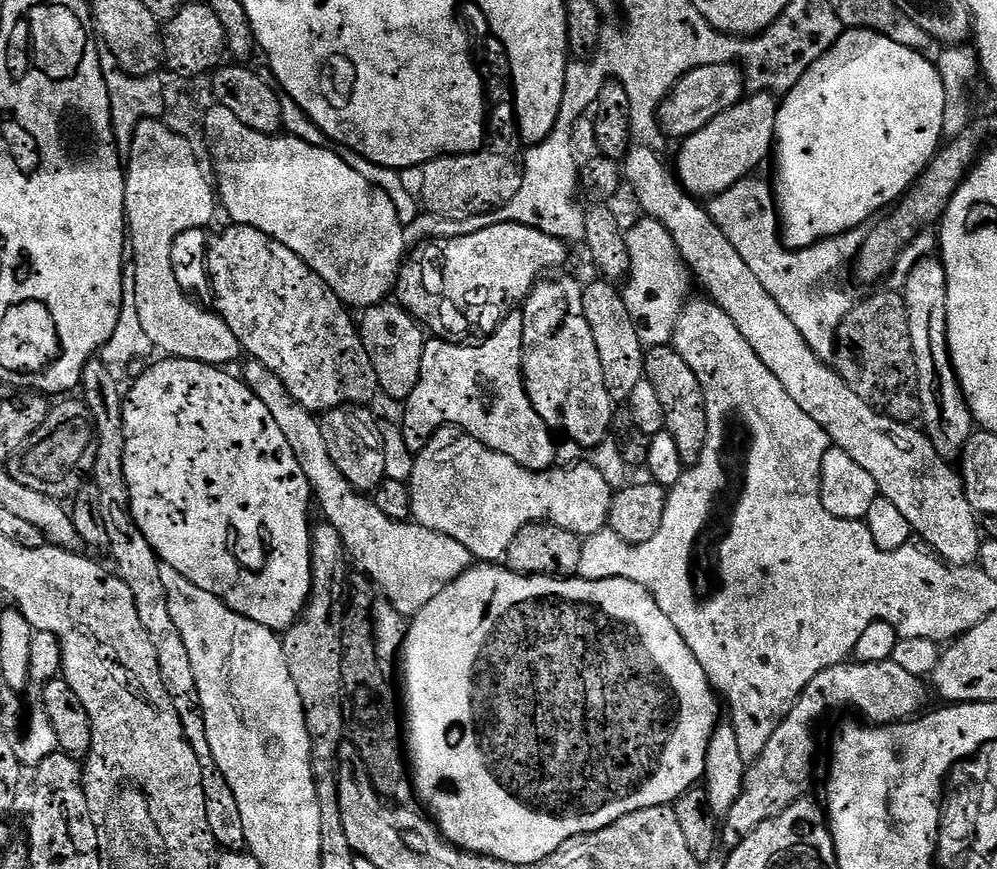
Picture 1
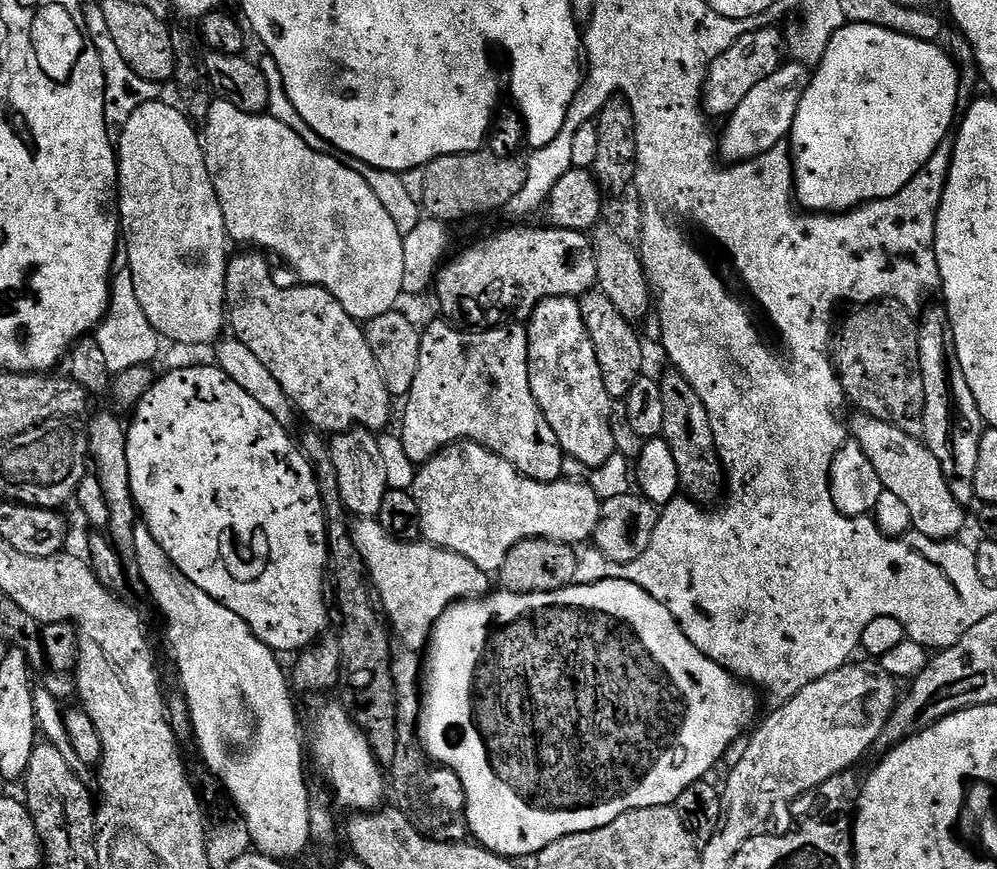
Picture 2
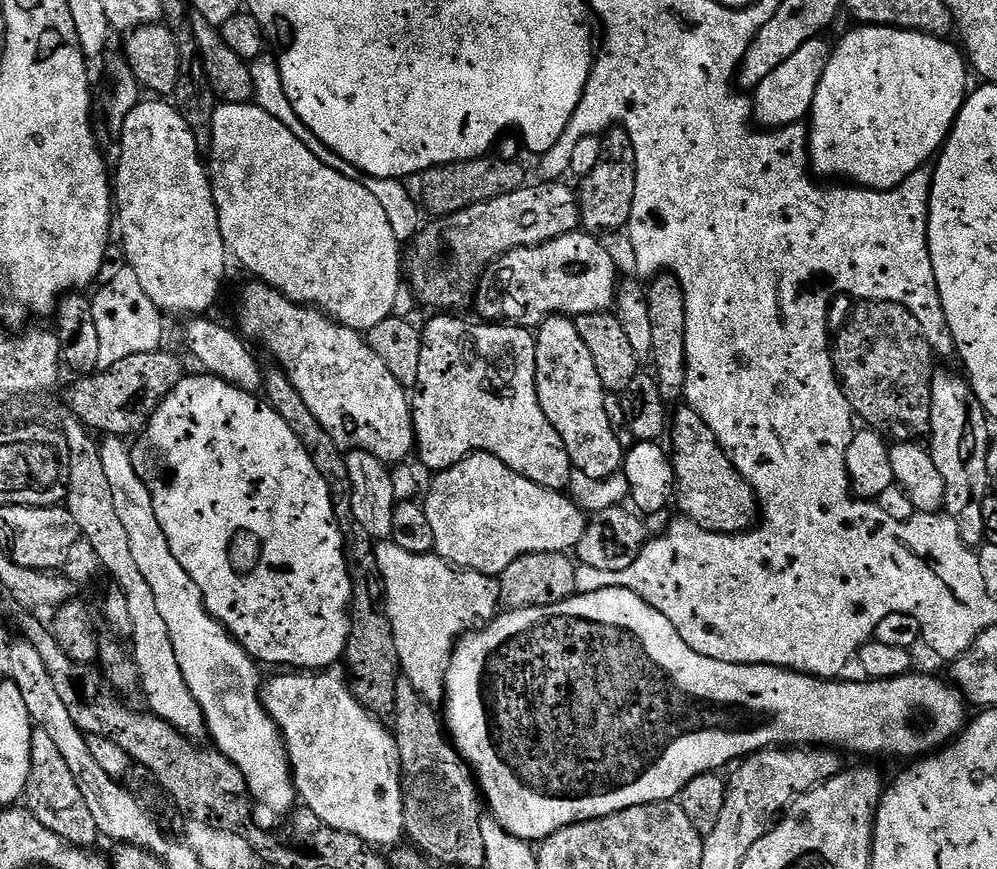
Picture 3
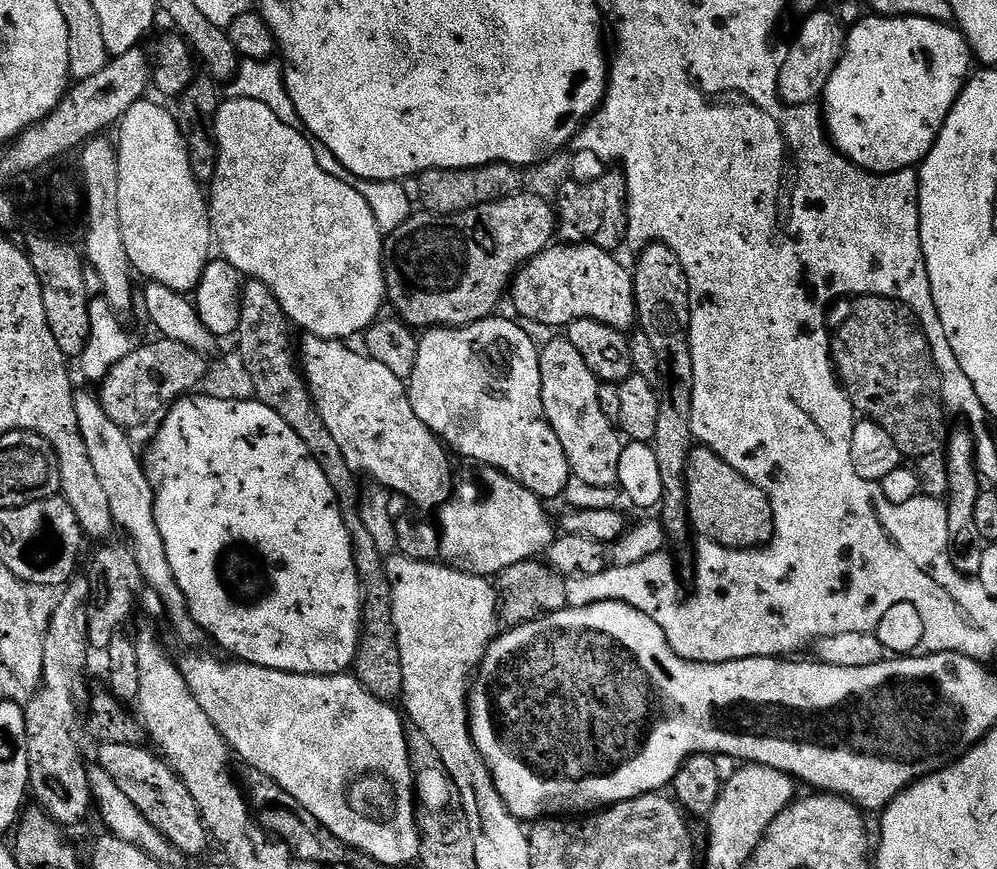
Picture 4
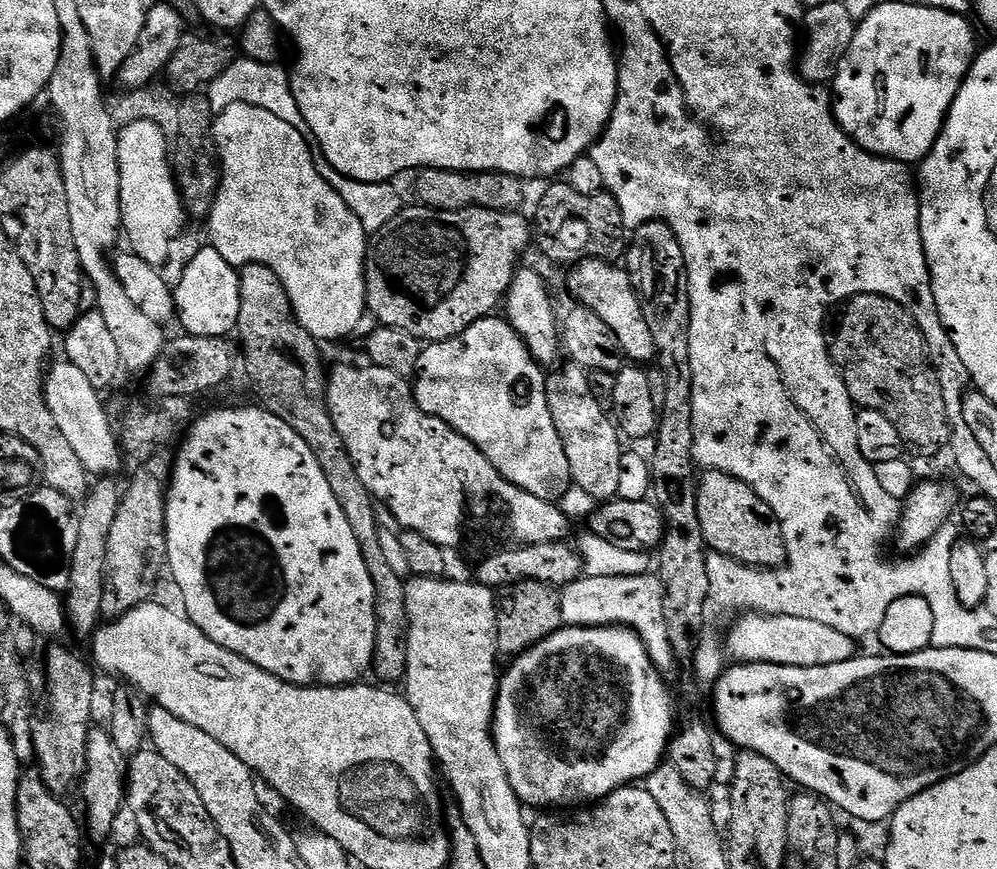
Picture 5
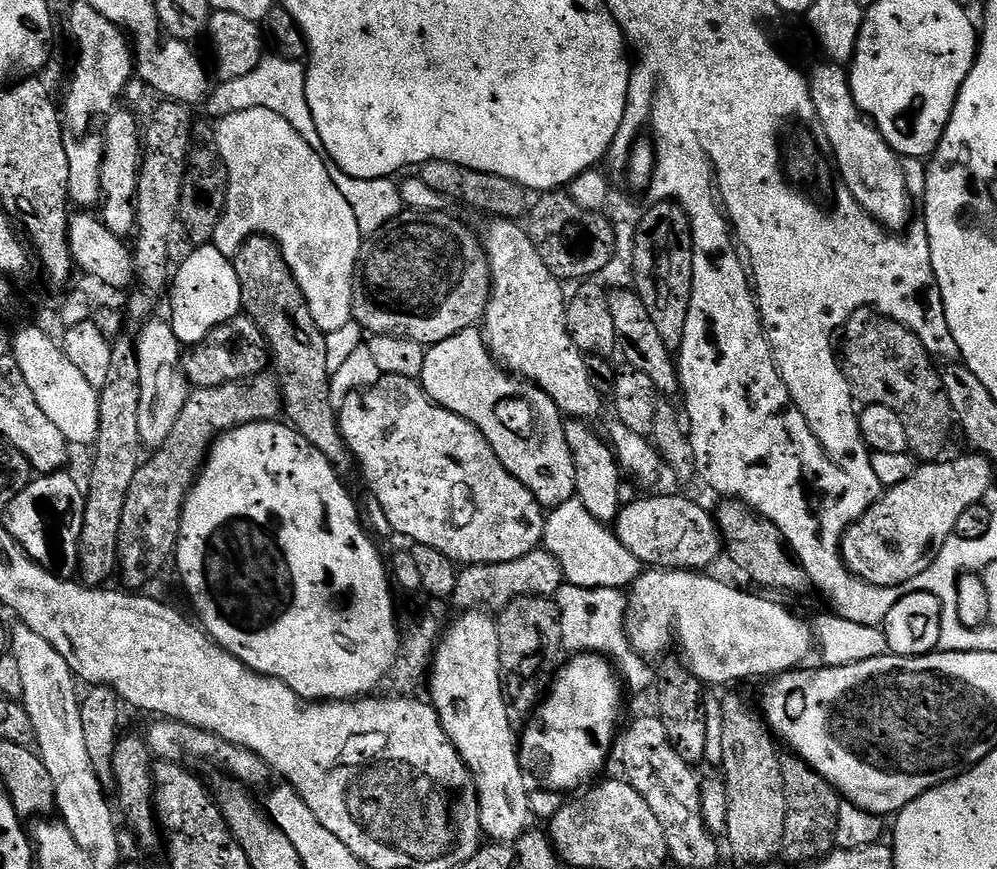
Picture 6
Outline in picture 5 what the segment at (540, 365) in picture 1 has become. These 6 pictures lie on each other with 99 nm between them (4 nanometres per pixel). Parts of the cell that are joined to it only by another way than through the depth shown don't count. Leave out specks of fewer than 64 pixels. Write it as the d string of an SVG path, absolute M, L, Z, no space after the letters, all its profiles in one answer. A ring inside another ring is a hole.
M568 362L565 365L565 368L557 367L557 372L547 377L548 405L558 438L562 438L562 446L566 450L566 462L570 462L572 483L586 490L586 494L598 502L617 499L618 478L621 477L621 433L613 417L604 412L594 399L594 394L590 394L588 372L579 364Z

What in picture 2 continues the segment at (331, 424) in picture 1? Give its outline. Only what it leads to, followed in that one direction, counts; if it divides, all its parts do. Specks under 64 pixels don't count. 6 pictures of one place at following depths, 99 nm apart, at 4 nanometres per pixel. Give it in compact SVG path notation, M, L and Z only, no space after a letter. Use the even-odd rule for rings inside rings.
M362 427L350 428L335 433L329 439L329 452L334 470L338 476L339 493L342 494L344 507L357 519L375 519L379 517L382 500L388 492L387 469L381 455L378 436Z

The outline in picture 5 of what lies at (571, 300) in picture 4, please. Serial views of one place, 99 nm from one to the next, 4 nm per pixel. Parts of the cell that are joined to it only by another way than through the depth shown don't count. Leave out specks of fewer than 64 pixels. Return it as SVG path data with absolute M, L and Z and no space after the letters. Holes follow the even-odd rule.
M581 260L571 269L572 292L583 307L594 310L614 334L618 334L618 342L624 347L624 355L629 361L640 366L648 366L656 359L654 337L650 334L650 326L646 322L646 314L642 314L640 296L632 285L632 280L623 267L615 268L615 263L607 260Z

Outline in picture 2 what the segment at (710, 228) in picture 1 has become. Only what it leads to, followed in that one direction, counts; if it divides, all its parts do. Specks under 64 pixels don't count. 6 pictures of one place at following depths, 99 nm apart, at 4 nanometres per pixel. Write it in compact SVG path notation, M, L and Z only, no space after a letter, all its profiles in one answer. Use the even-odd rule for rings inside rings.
M856 414L852 424L850 420L850 436L858 446L862 446L885 492L897 496L910 510L915 531L934 540L951 540L960 536L959 532L964 528L965 505L959 504L954 494L950 494L946 474L942 474L938 458L934 458L923 439L906 434L893 424L863 414Z

